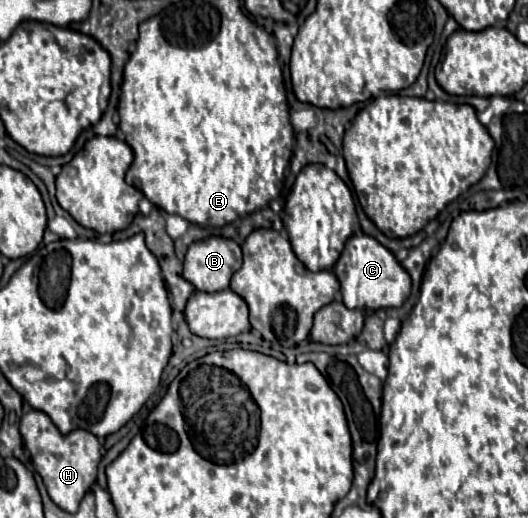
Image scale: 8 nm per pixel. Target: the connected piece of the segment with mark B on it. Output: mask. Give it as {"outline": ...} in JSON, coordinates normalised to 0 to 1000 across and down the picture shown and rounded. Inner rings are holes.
{"outline":[[[392,459],[358,475],[347,506],[347,537],[381,564],[430,560],[456,506],[456,479],[445,463]]]}

